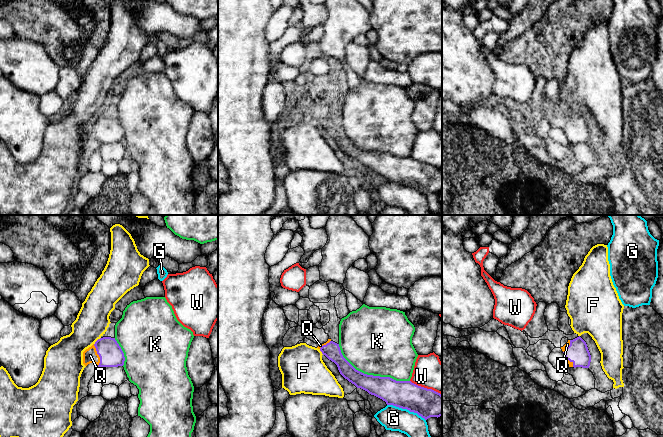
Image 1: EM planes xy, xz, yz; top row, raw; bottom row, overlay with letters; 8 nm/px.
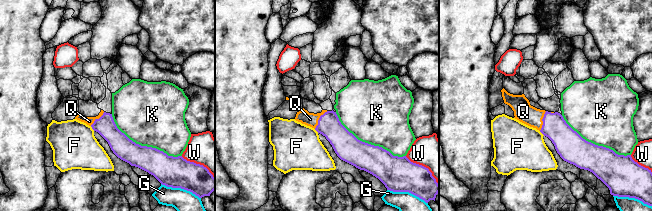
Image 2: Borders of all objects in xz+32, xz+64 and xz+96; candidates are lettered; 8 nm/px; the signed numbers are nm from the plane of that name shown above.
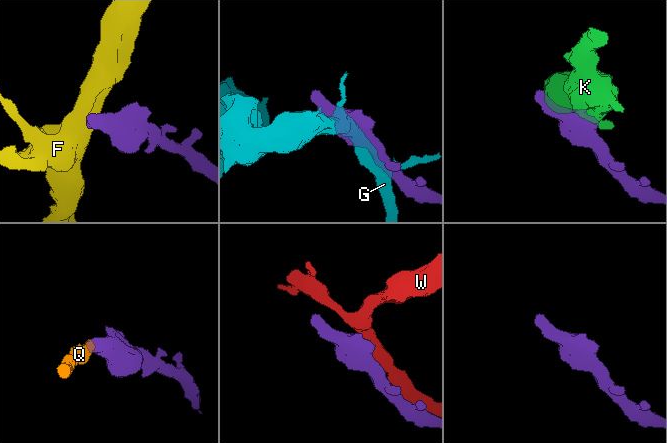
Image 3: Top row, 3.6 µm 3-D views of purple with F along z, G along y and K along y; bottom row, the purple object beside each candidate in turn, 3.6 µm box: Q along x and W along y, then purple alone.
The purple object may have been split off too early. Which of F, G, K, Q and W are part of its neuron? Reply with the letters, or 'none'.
Q

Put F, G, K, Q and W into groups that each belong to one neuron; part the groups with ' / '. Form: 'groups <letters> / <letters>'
groups F / G / K / Q / W

